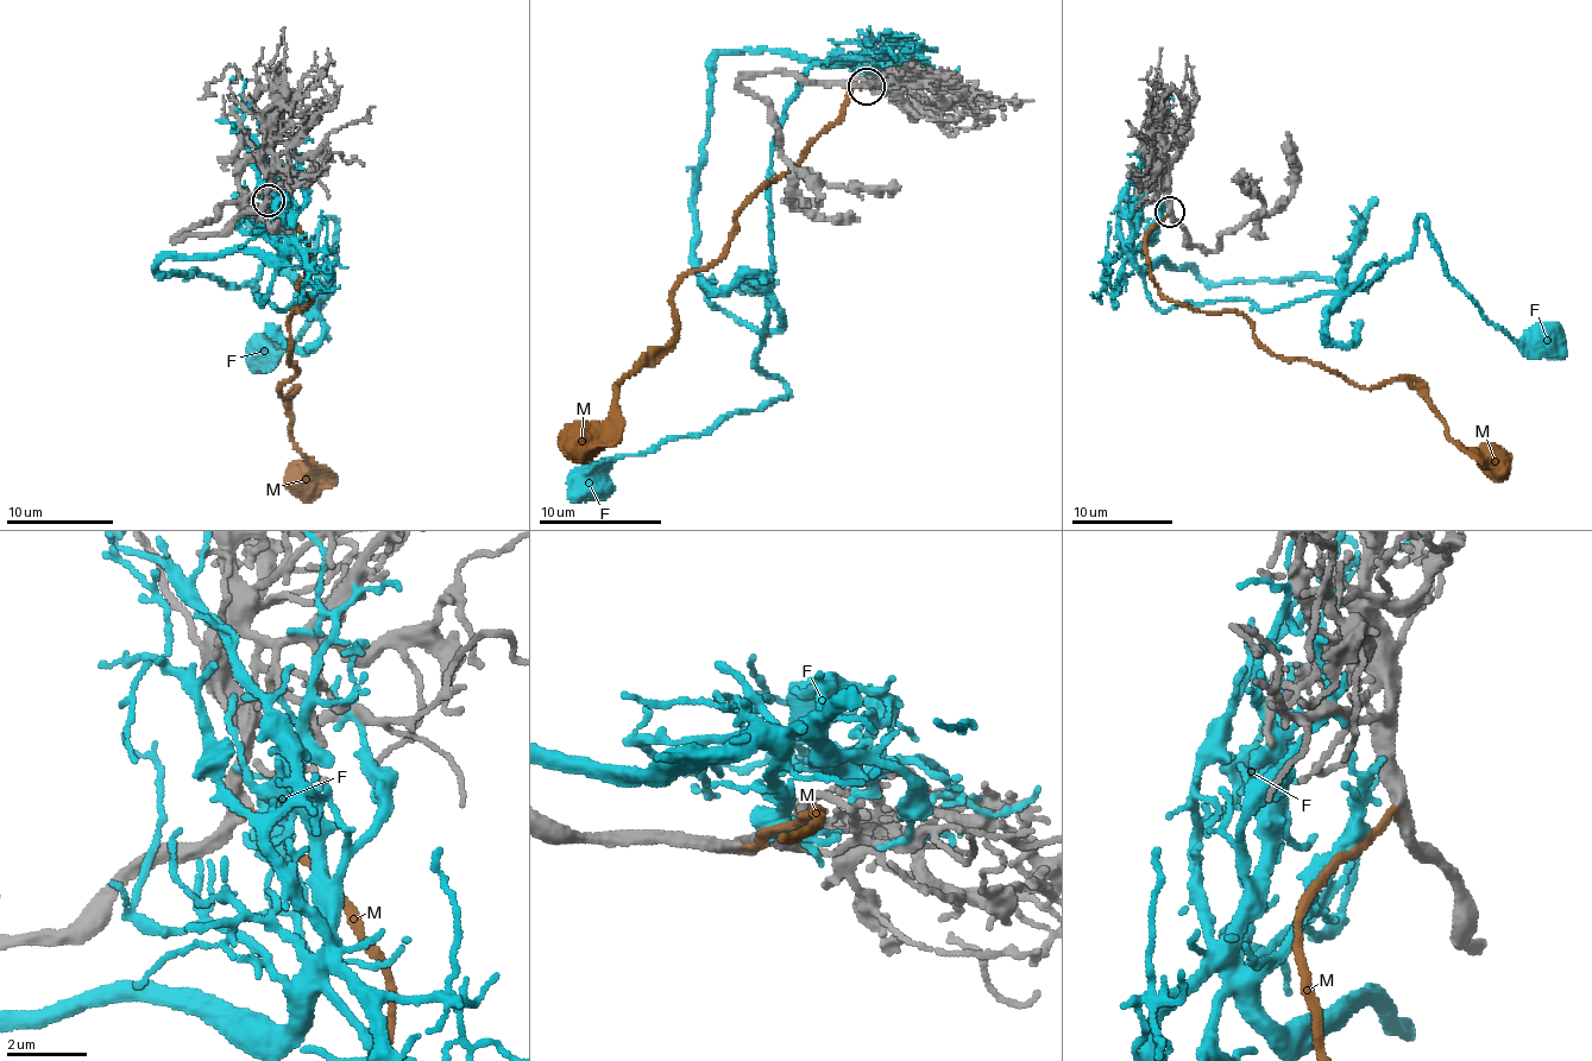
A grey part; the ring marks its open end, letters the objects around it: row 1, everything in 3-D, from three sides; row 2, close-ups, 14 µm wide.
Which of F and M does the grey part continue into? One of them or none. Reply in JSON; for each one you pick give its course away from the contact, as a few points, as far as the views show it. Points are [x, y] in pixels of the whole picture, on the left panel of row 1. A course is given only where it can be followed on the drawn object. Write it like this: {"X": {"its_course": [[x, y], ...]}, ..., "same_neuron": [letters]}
{"M": {"its_course": [[269, 200], [307, 241], [281, 396], [297, 392], [299, 482]]}, "same_neuron": ["M"]}

